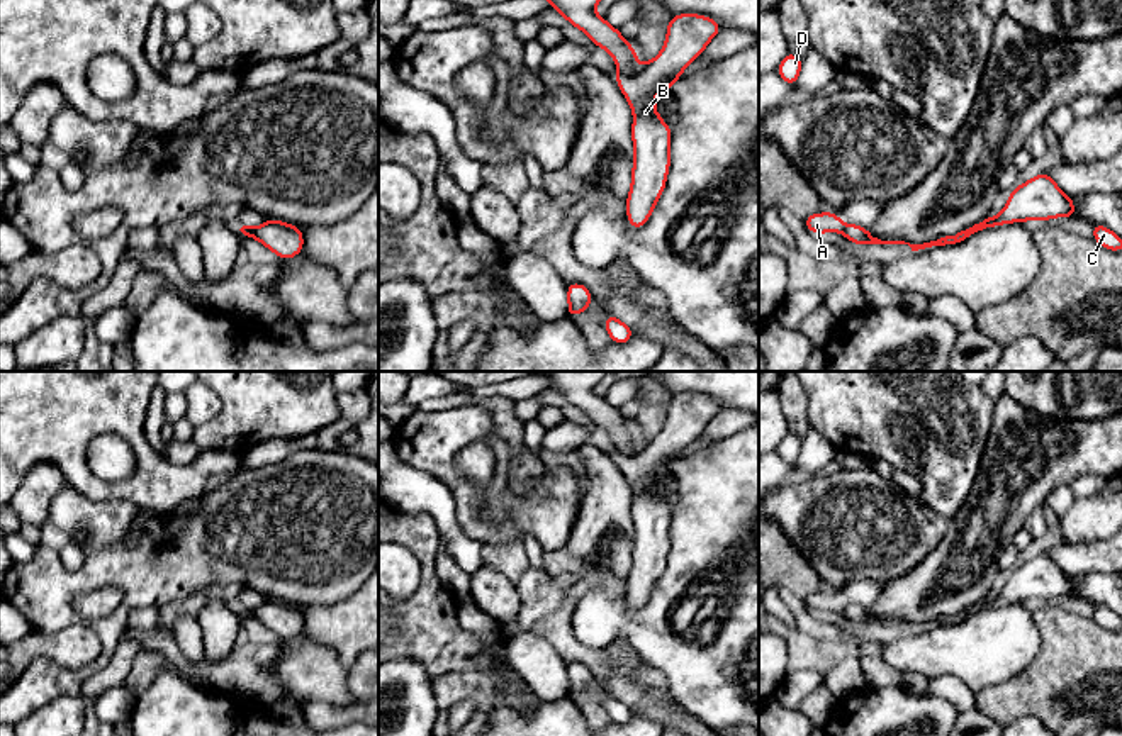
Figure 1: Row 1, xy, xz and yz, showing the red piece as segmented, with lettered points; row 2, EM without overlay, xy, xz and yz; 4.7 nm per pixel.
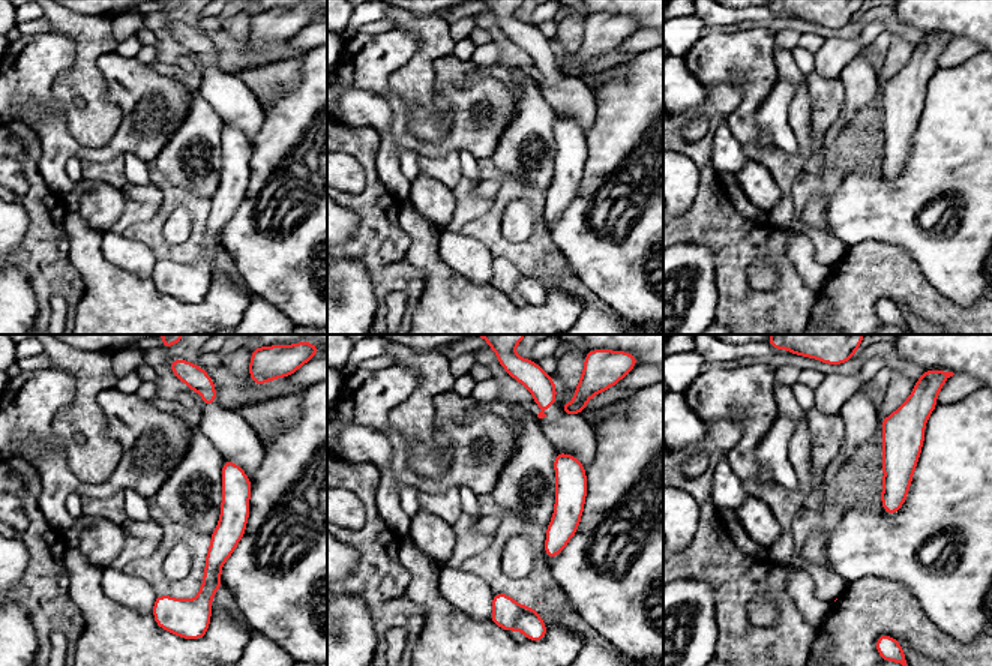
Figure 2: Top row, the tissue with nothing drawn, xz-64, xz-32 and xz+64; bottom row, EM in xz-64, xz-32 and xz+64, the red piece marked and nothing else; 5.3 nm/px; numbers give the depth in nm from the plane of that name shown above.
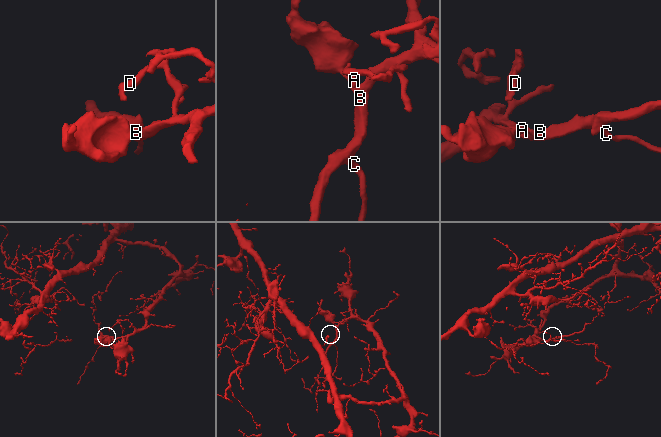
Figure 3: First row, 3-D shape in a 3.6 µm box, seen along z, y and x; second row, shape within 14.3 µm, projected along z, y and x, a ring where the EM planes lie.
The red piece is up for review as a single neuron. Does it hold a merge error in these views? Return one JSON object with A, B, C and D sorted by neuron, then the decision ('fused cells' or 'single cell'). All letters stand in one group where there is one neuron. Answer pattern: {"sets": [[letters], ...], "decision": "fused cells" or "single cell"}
{"sets": [["A"], ["B", "C", "D"]], "decision": "fused cells"}

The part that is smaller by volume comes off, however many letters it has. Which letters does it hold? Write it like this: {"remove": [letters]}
{"remove": ["A"]}

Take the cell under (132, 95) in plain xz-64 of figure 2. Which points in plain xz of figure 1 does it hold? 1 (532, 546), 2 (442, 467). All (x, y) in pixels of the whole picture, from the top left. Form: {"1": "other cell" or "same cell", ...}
{"1": "other cell", "2": "same cell"}

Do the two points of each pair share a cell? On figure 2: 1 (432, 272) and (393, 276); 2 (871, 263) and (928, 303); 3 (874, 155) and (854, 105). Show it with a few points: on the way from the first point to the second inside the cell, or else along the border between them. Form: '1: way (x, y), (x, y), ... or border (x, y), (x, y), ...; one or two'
1: border (410, 240), (407, 258), (425, 282), (417, 308); two
2: way (884, 272), (893, 273), (914, 291); one
3: way (866, 143), (854, 131), (854, 117); one

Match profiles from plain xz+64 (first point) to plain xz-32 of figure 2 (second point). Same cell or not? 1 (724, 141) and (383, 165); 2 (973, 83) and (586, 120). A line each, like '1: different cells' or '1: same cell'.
1: different cells
2: different cells

